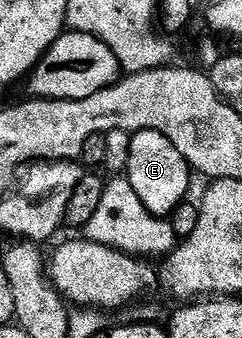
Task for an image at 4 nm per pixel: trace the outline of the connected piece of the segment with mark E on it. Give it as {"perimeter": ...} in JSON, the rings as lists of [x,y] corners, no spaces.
{"perimeter":[[[153,130],[139,131],[132,135],[125,176],[148,212],[164,217],[171,215],[188,197],[187,192],[193,178],[189,164],[179,150],[163,134]]]}

